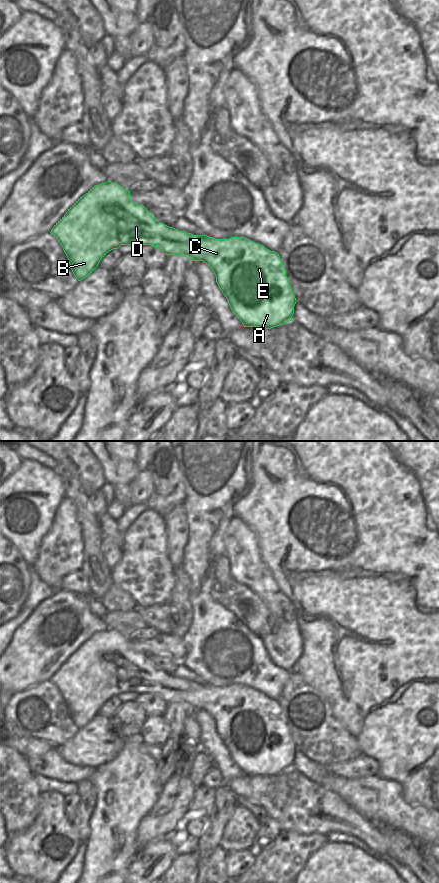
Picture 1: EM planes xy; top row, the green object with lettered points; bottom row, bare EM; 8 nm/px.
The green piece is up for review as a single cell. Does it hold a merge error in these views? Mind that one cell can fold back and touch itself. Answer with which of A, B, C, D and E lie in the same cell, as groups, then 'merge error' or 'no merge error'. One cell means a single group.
A B C D E | no merge error

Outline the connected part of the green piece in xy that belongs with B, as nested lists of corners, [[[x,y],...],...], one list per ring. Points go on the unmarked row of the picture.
[[[107,629],[92,635],[85,643],[80,645],[54,673],[50,680],[62,694],[70,712],[70,716],[78,729],[90,723],[100,708],[111,698],[121,693],[151,693],[165,703],[183,703],[189,709],[203,709],[212,716],[216,730],[228,748],[234,763],[242,770],[244,775],[261,775],[271,777],[292,769],[296,746],[282,714],[279,702],[271,699],[259,691],[245,685],[231,685],[229,687],[215,687],[207,683],[193,683],[179,679],[157,669],[143,653],[130,648],[130,639]]]

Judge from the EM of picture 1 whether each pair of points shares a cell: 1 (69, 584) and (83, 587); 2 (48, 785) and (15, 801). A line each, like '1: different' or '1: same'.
1: same
2: different

